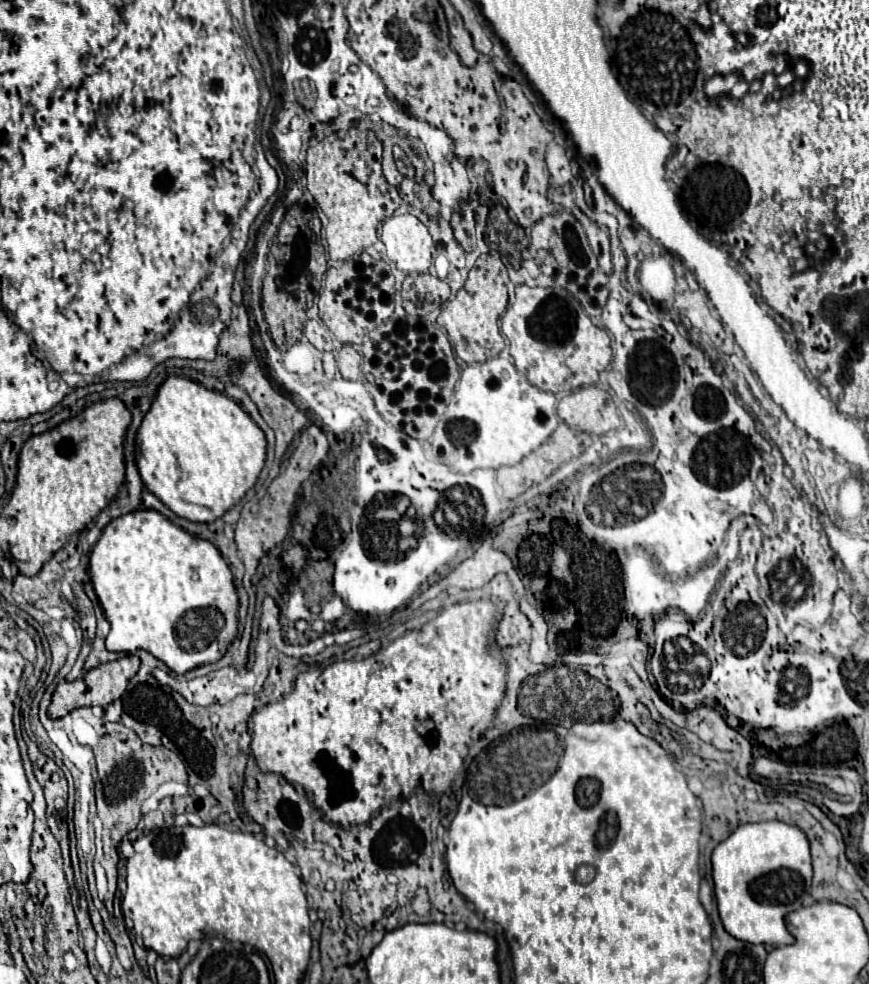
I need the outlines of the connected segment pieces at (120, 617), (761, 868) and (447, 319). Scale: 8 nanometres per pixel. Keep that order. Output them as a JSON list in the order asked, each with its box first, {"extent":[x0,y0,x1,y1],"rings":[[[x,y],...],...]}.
[{"extent":[90,509,238,673],"rings":[[[144,509],[144,511],[132,511],[128,515],[120,515],[118,519],[112,519],[106,529],[102,531],[98,543],[94,545],[92,553],[90,553],[90,579],[92,579],[92,585],[94,585],[94,591],[100,599],[100,605],[104,609],[104,615],[110,623],[110,633],[106,637],[106,649],[108,651],[116,651],[116,653],[132,653],[136,649],[144,649],[148,653],[152,653],[156,659],[164,661],[172,671],[176,673],[186,673],[194,667],[200,667],[204,663],[214,663],[218,661],[228,645],[232,643],[232,639],[236,637],[238,633],[238,595],[236,595],[236,589],[234,589],[234,583],[232,583],[232,571],[228,567],[228,563],[224,561],[224,557],[220,555],[220,551],[206,539],[198,539],[196,535],[176,527],[174,523],[170,523],[164,515],[160,515],[158,511],[152,511],[152,509]]]},{"extent":[712,821,812,945],"rings":[[[762,821],[740,825],[728,839],[724,839],[712,853],[712,877],[718,911],[724,929],[746,943],[770,943],[790,945],[794,937],[786,929],[786,915],[802,907],[804,893],[810,891],[812,883],[812,859],[810,843],[800,827],[782,821]]]},{"extent":[438,255,508,363],"rings":[[[480,255],[474,267],[468,273],[464,287],[446,303],[446,307],[438,315],[438,325],[442,325],[448,335],[456,355],[466,363],[486,361],[488,357],[496,357],[504,349],[504,339],[498,329],[498,319],[508,305],[508,271],[500,257]]]}]

